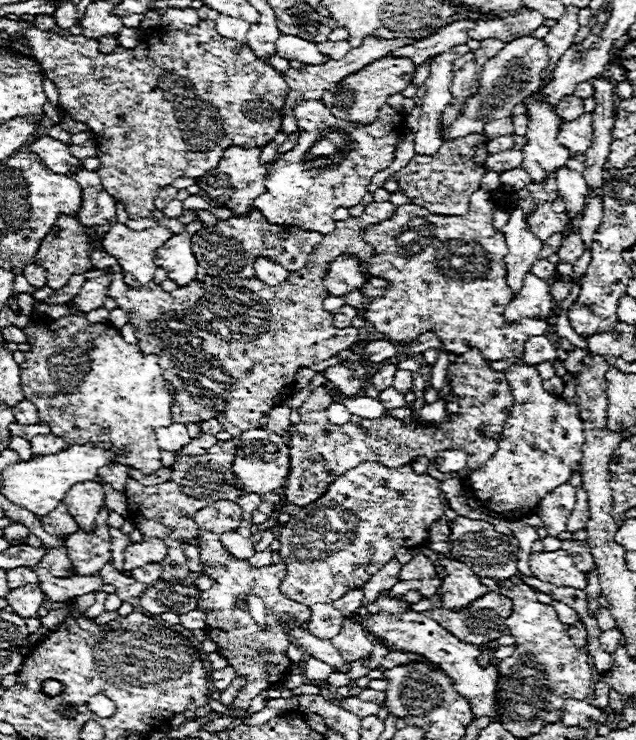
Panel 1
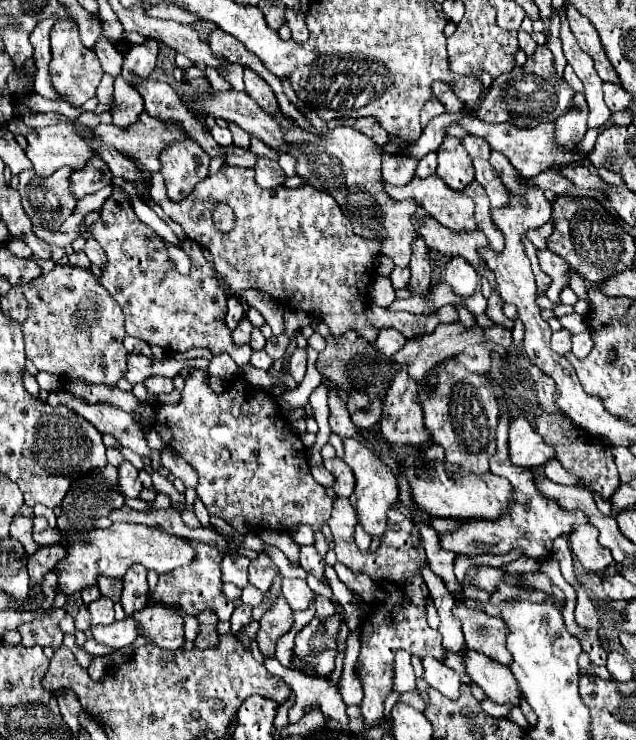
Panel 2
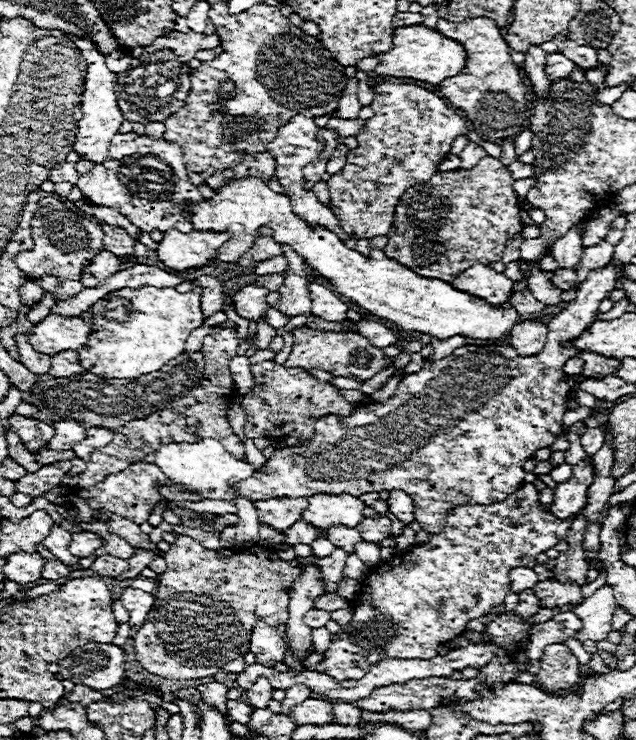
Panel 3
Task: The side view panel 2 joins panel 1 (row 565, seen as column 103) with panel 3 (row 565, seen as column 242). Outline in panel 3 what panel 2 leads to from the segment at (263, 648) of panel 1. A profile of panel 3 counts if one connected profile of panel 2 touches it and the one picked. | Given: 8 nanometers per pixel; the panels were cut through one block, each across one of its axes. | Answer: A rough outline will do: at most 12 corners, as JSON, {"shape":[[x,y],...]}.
{"shape":[[350,554],[344,566],[344,576],[364,580],[368,566]]}

